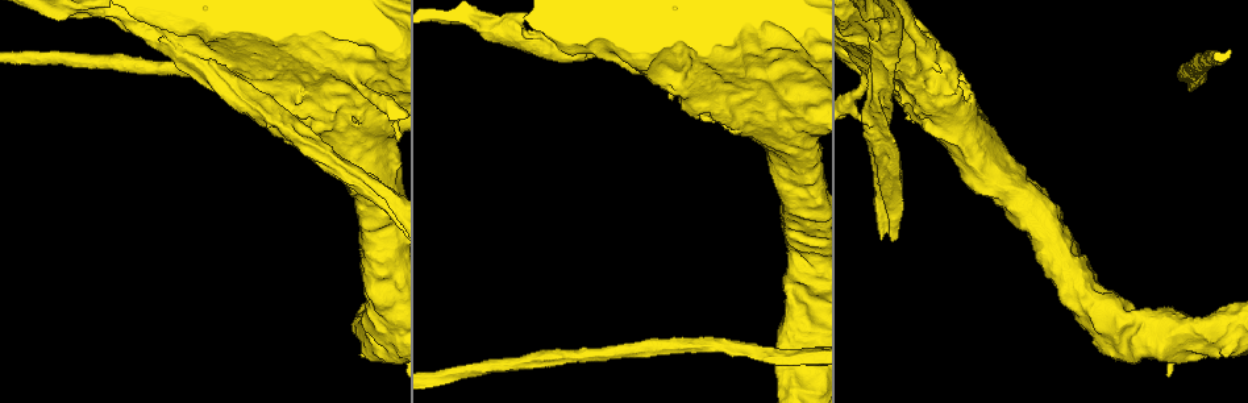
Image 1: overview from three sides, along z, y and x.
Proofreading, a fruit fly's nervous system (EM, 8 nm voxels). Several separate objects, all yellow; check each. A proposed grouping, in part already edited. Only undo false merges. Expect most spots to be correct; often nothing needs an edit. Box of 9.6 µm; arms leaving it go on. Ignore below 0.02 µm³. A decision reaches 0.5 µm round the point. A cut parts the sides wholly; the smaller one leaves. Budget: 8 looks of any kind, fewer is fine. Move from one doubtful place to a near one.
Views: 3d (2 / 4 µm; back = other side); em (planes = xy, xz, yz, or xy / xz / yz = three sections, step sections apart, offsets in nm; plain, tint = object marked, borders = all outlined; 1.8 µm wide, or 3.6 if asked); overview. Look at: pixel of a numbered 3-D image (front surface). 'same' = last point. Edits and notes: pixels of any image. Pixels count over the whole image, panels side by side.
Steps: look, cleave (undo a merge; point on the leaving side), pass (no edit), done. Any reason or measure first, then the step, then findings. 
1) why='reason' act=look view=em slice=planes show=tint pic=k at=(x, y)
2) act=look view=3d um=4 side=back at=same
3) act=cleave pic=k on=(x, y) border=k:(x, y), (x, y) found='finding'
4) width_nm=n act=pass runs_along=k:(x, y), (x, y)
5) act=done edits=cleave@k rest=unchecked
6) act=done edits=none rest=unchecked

act=look view=em um=3.6 slice=planes show=tint pic=1 at=(199, 41)

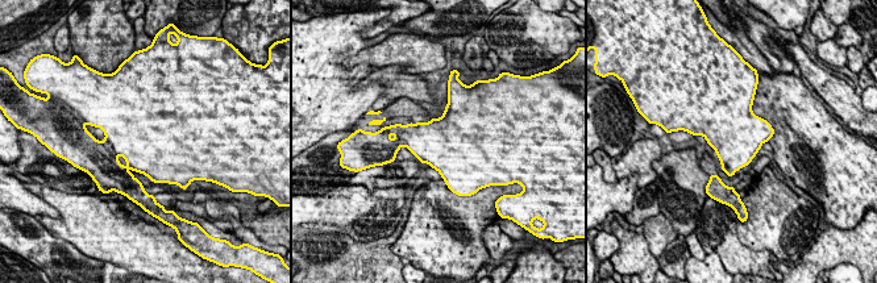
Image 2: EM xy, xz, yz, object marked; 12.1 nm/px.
act=cleave pic=2 on=(95, 157) border=2:(103, 141), (113, 152) found='a second neuron is stuck on'

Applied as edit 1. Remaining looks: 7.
why='touches itself' act=look view=3d um=4 pic=1 at=(737, 87)

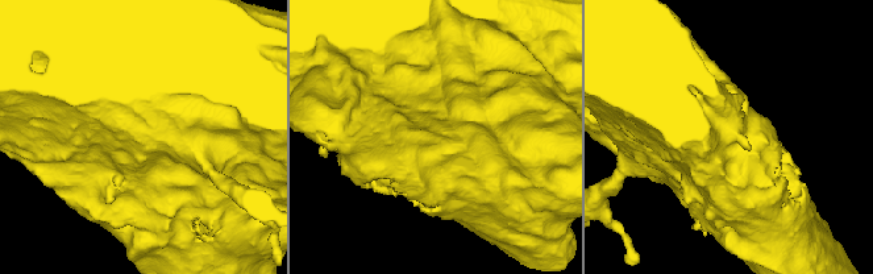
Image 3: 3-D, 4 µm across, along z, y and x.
act=look view=em um=3.6 slice=planes show=tint at=same

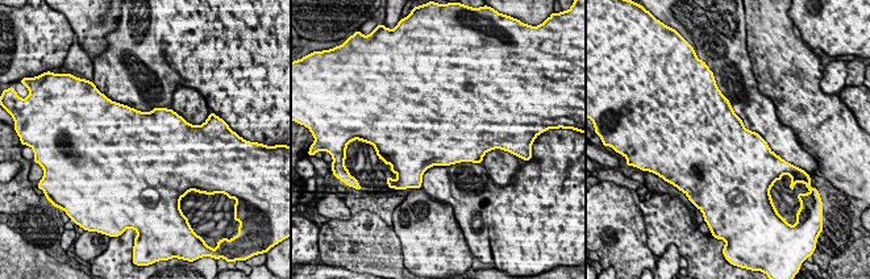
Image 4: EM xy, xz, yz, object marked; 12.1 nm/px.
act=pass found='continuous, no second neuron'

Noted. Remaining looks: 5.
why='closes a loop' act=look view=3d um=4 pic=1 at=(1084, 292)

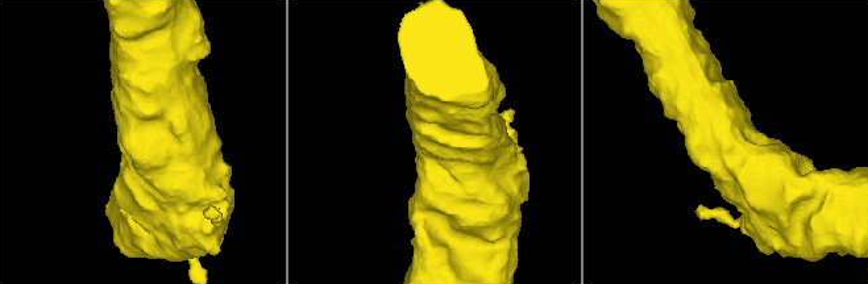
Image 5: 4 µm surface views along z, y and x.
why='now the EM' act=look view=em um=3.6 slice=xz step=8 show=tint pic=5 at=(428, 146)

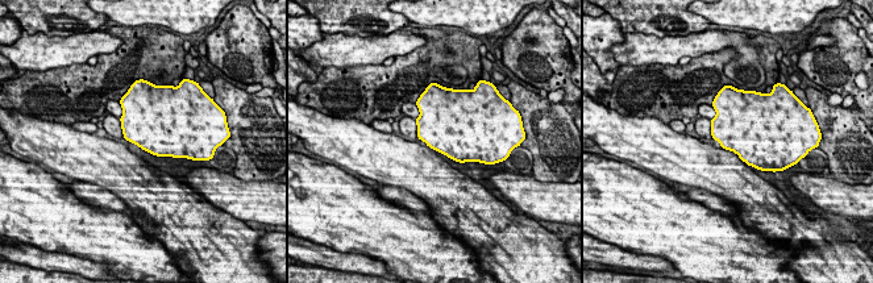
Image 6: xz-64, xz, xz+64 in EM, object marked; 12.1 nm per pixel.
act=pass found='all the same neuron'

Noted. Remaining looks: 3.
act=done edits=cleave@2 rest=unchecked

